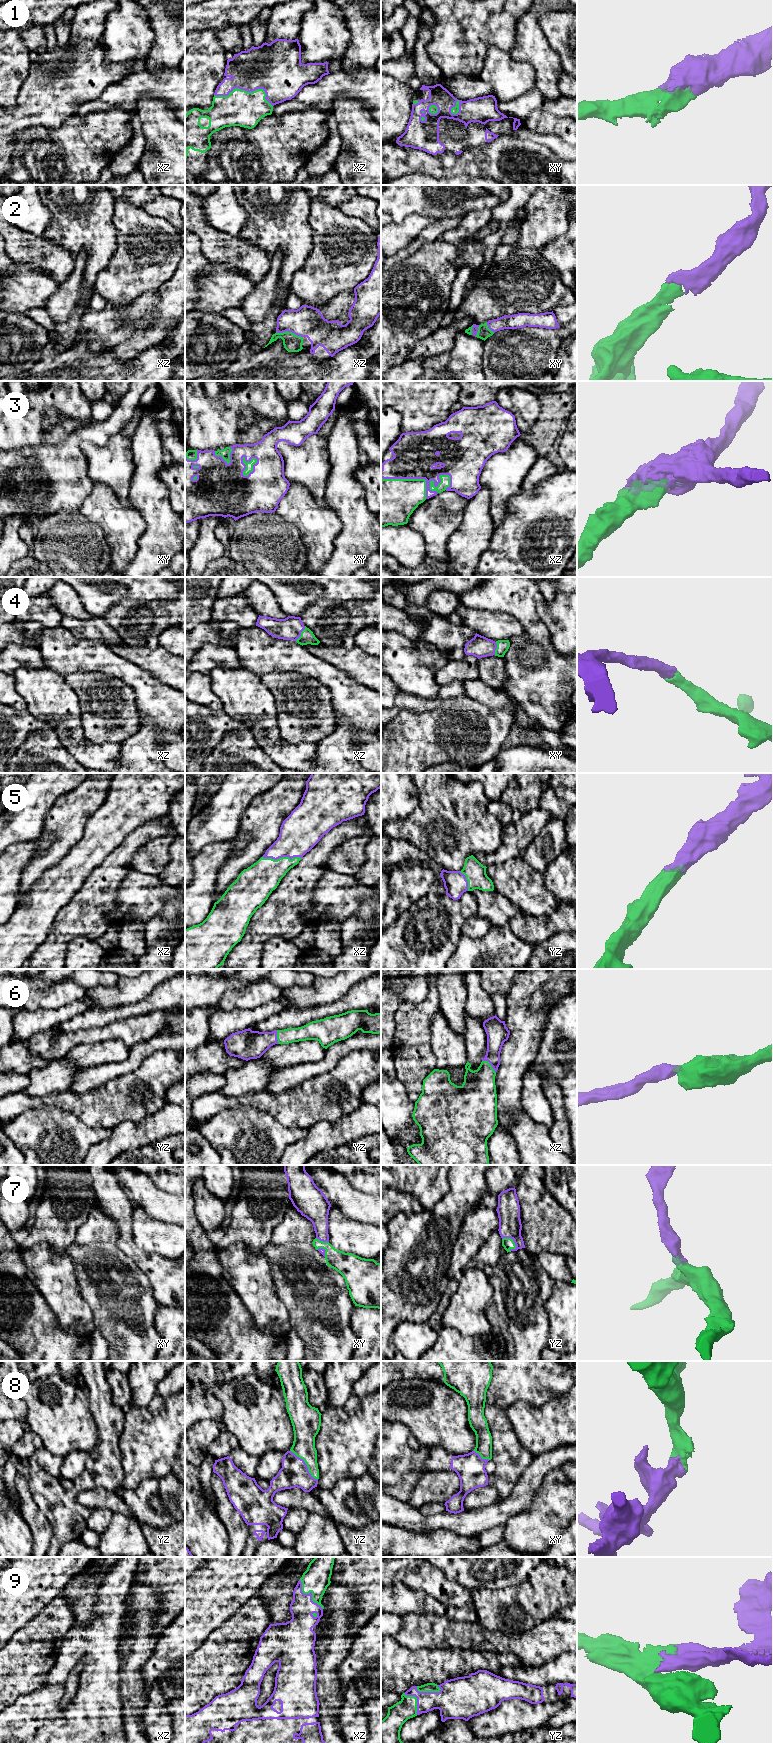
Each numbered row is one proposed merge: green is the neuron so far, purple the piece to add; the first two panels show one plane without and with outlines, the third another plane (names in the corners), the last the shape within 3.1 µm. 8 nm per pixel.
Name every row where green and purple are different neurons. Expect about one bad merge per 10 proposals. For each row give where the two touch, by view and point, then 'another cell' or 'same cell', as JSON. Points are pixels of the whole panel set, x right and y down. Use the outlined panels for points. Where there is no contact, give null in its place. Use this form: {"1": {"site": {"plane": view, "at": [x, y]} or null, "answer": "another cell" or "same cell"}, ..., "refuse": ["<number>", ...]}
{"1": {"site": {"plane": "xz", "at": [246, 91]}, "answer": "same cell"}, "2": {"site": {"plane": "xz", "at": [289, 332]}, "answer": "same cell"}, "3": {"site": {"plane": "xz", "at": [438, 484]}, "answer": "same cell"}, "4": {"site": {"plane": "xz", "at": [301, 633]}, "answer": "same cell"}, "5": {"site": {"plane": "xz", "at": [281, 858]}, "answer": "same cell"}, "6": {"site": {"plane": "xz", "at": [489, 1064]}, "answer": "same cell"}, "7": {"site": {"plane": "yz", "at": [511, 1239]}, "answer": "same cell"}, "8": {"site": {"plane": "yz", "at": [306, 1464]}, "answer": "same cell"}, "9": {"site": {"plane": "xz", "at": [310, 1591]}, "answer": "same cell"}, "refuse": []}

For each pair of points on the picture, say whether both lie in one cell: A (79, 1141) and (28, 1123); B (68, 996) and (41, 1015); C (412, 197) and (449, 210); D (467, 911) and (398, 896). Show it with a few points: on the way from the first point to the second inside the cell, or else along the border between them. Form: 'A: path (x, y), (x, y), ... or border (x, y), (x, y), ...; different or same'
A: path (68, 1128), (41, 1128); same
B: border (71, 1002), (57, 1008), (26, 1010); different
C: path (421, 197), (436, 197), (440, 201); same
D: border (440, 894), (429, 893), (420, 897), (399, 915); different

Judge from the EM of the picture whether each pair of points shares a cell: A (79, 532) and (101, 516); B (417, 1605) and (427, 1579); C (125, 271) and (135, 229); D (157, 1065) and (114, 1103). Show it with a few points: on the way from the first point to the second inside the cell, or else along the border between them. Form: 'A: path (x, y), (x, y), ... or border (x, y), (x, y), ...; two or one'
A: border (83, 515), (99, 526), (106, 542); two
B: border (423, 1591), (426, 1593); two
C: path (128, 261), (133, 253), (135, 239); one
D: path (146, 1076), (128, 1086), (125, 1092); one

